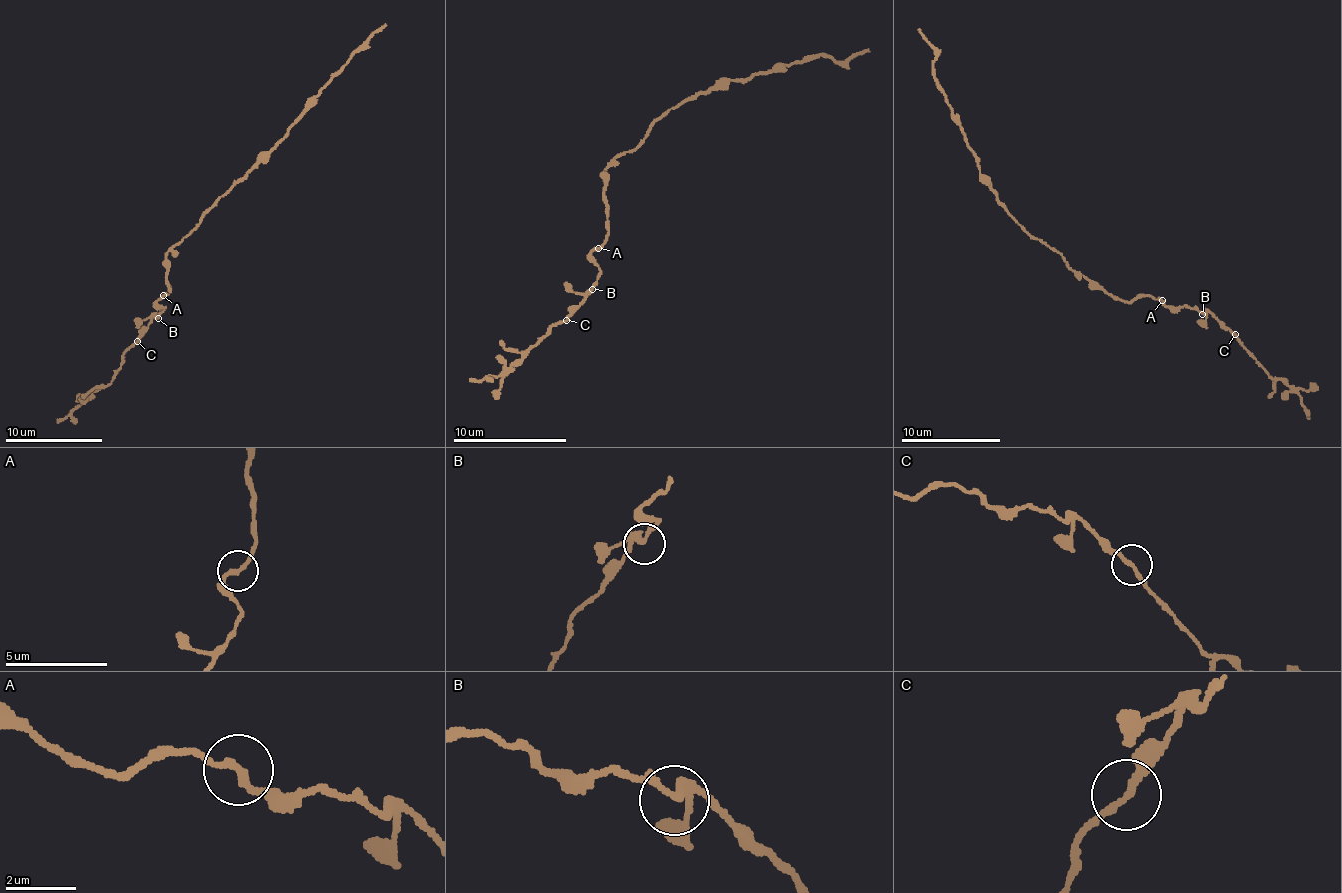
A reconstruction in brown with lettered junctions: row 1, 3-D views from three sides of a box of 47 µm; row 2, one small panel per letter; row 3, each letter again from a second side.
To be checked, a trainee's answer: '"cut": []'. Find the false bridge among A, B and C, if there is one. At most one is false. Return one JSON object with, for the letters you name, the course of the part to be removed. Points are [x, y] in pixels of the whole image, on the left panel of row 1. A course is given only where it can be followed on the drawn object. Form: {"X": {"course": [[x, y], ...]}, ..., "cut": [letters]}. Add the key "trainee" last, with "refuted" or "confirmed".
{"cut": [], "trainee": "confirmed"}

